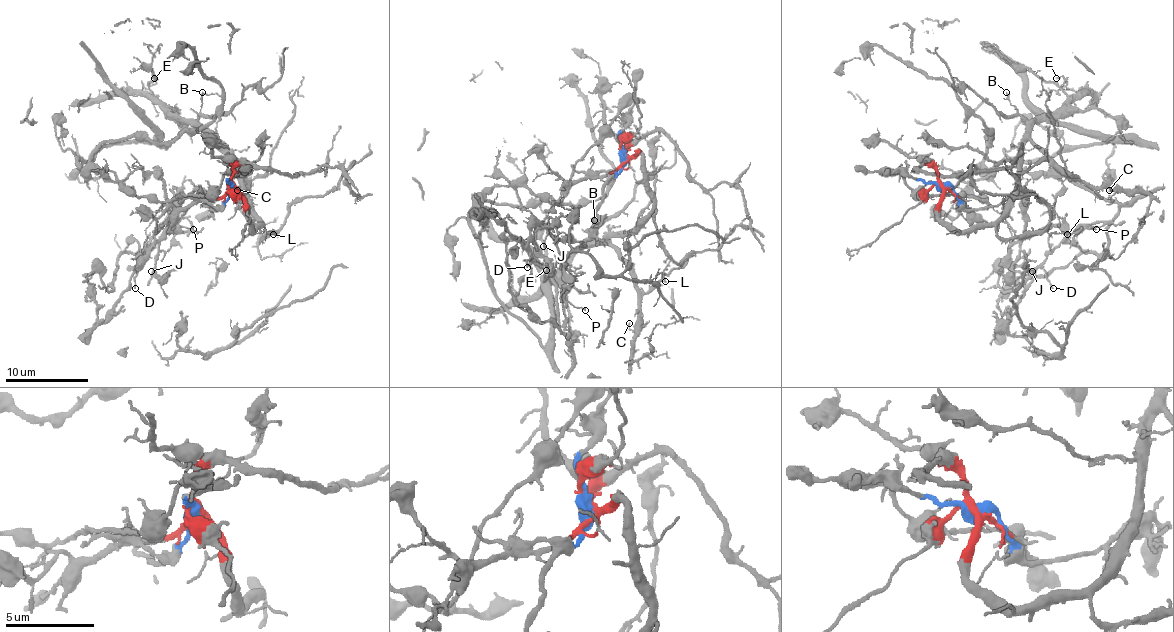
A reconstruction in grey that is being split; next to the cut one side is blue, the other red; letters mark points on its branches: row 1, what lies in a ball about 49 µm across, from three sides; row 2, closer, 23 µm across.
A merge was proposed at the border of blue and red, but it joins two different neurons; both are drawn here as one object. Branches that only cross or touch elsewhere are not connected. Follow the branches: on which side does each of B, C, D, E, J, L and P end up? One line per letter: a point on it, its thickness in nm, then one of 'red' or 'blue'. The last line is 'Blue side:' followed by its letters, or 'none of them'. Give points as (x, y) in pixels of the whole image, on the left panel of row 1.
B: place (202, 92); calibre 110 nm; red
C: place (237, 190); calibre 130 nm; red
D: place (135, 288); calibre 130 nm; blue
E: place (154, 78); calibre 100 nm; red
J: place (151, 271); calibre 120 nm; blue
L: place (273, 234); calibre 120 nm; red
P: place (193, 229); calibre 140 nm; blue
Blue side: D, J, P

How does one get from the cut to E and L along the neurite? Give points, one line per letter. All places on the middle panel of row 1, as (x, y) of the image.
E: (624, 156), (642, 158), (652, 209), (630, 232), (611, 232), (580, 249), (549, 282), (545, 269)
L: (624, 156), (638, 154), (644, 172), (644, 189), (654, 211), (659, 244), (669, 261), (663, 271), (665, 282)

